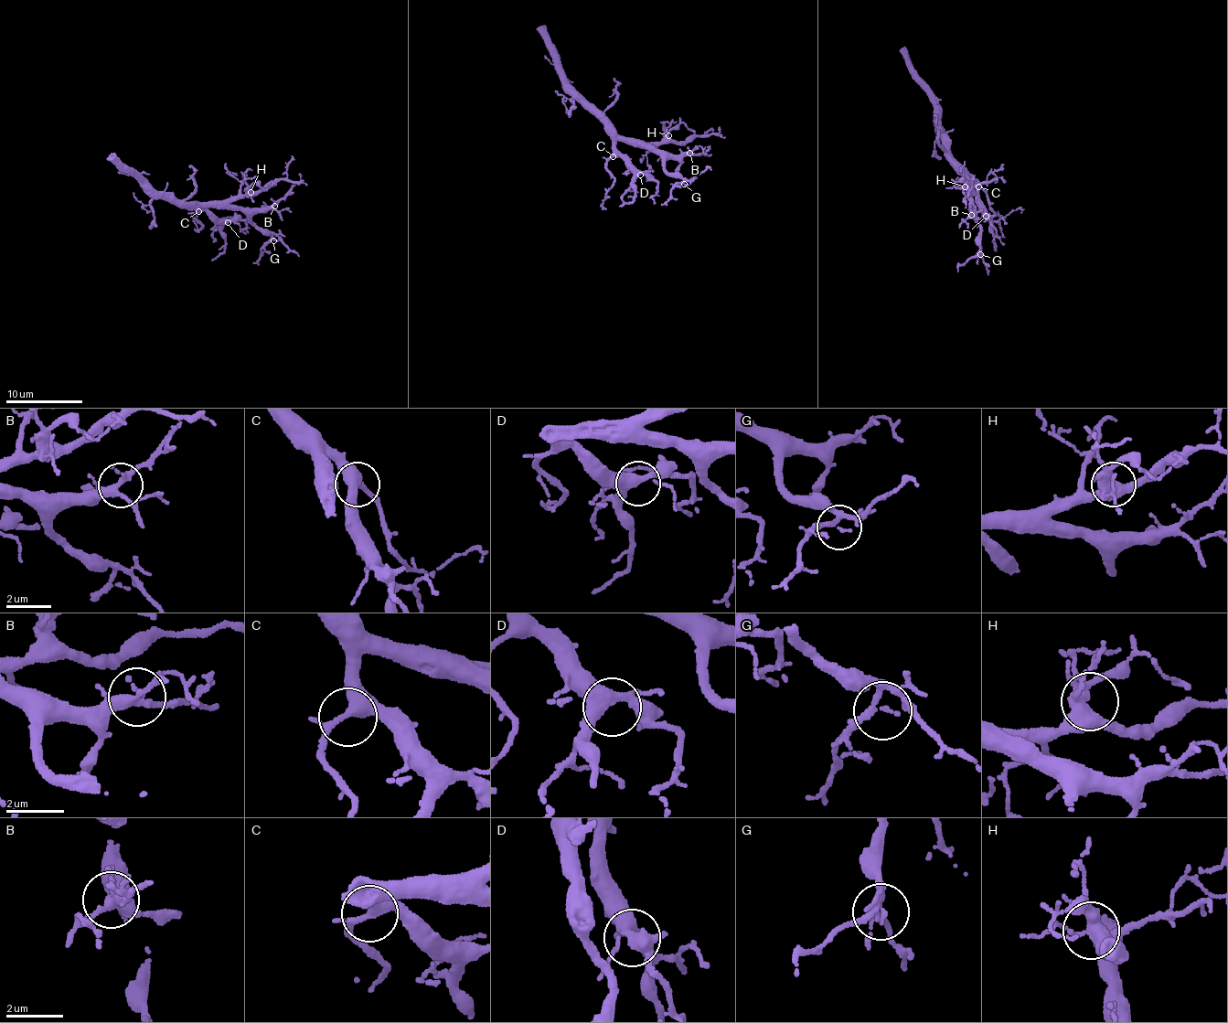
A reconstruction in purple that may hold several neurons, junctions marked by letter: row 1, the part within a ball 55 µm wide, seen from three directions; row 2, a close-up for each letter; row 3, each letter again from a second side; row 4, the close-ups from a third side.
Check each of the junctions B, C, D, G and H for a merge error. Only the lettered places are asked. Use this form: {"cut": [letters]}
{"cut": []}

